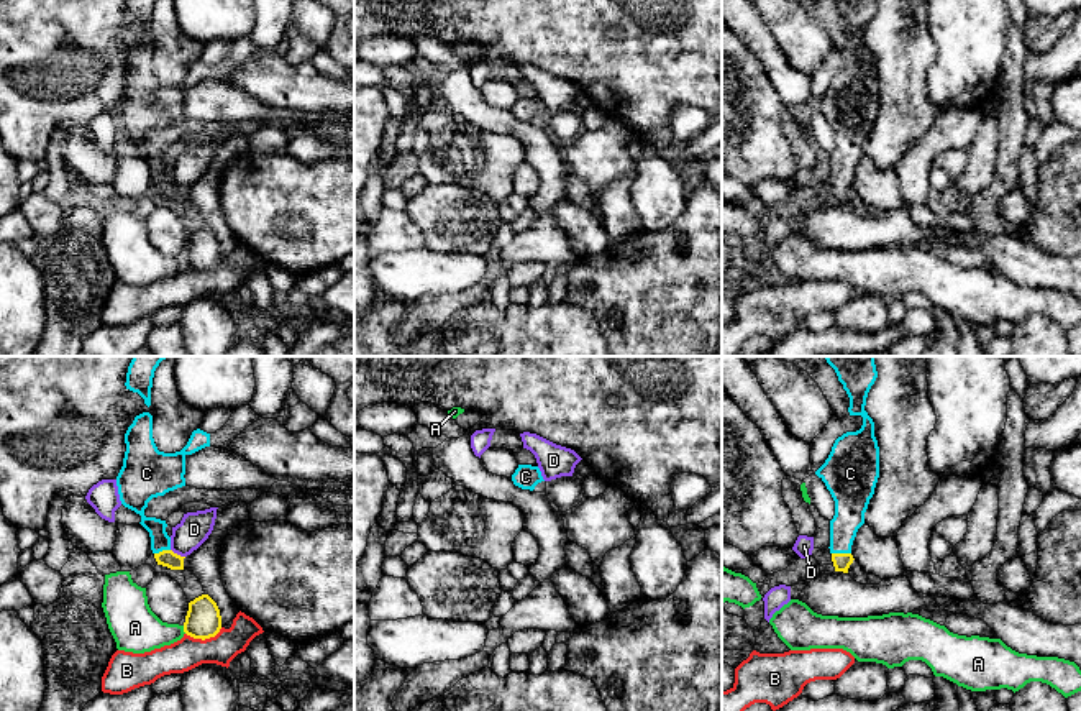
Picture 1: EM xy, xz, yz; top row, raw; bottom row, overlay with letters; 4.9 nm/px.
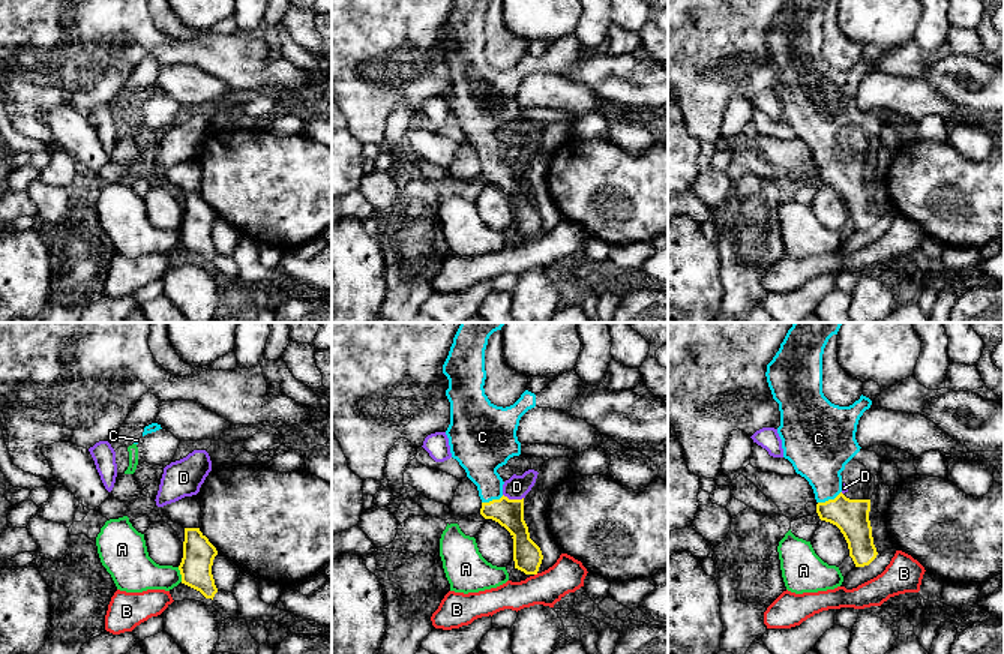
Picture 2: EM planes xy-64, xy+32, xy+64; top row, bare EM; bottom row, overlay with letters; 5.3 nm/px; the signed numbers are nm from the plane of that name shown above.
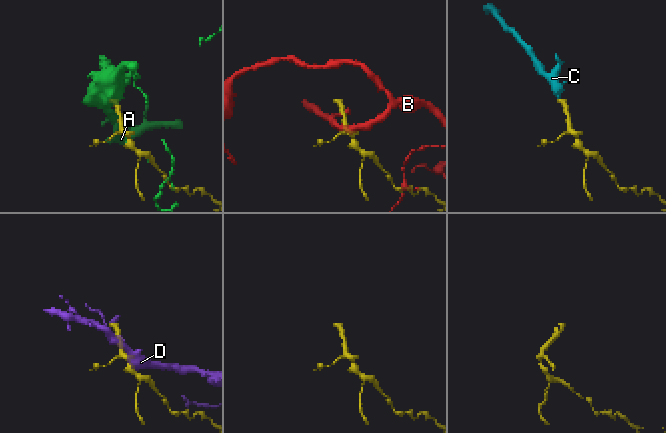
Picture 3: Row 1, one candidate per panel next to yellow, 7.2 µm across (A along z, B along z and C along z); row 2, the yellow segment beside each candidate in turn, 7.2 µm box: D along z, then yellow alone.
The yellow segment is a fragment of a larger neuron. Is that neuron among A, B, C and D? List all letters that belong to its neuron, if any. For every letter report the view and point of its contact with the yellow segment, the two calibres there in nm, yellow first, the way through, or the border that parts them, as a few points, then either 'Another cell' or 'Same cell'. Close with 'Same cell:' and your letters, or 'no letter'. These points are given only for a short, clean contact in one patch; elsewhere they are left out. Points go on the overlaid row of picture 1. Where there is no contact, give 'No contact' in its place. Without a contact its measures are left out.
A: Touches yellow at xy (184, 629). Thickness 170 nm (yellow) against 240 nm. Boundary: xy (182, 626), (186, 633). Another cell
B: Touches yellow at xy (204, 639). Thickness 170 nm (yellow) against 160 nm. Boundary: xy (222, 628), (214, 636), (204, 639), (194, 639), (186, 634). Another cell
C: Touches yellow at yz (842, 554). Thickness 90 nm (yellow) against 160 nm. Path across: yz (842, 562), (842, 554), (842, 531), (850, 504). Same cell
D: Touches yellow at xy (176, 554). Thickness 80 nm (yellow) against 160 nm. Boundary: xy (171, 549), (184, 557). Another cell
Same cell: C

